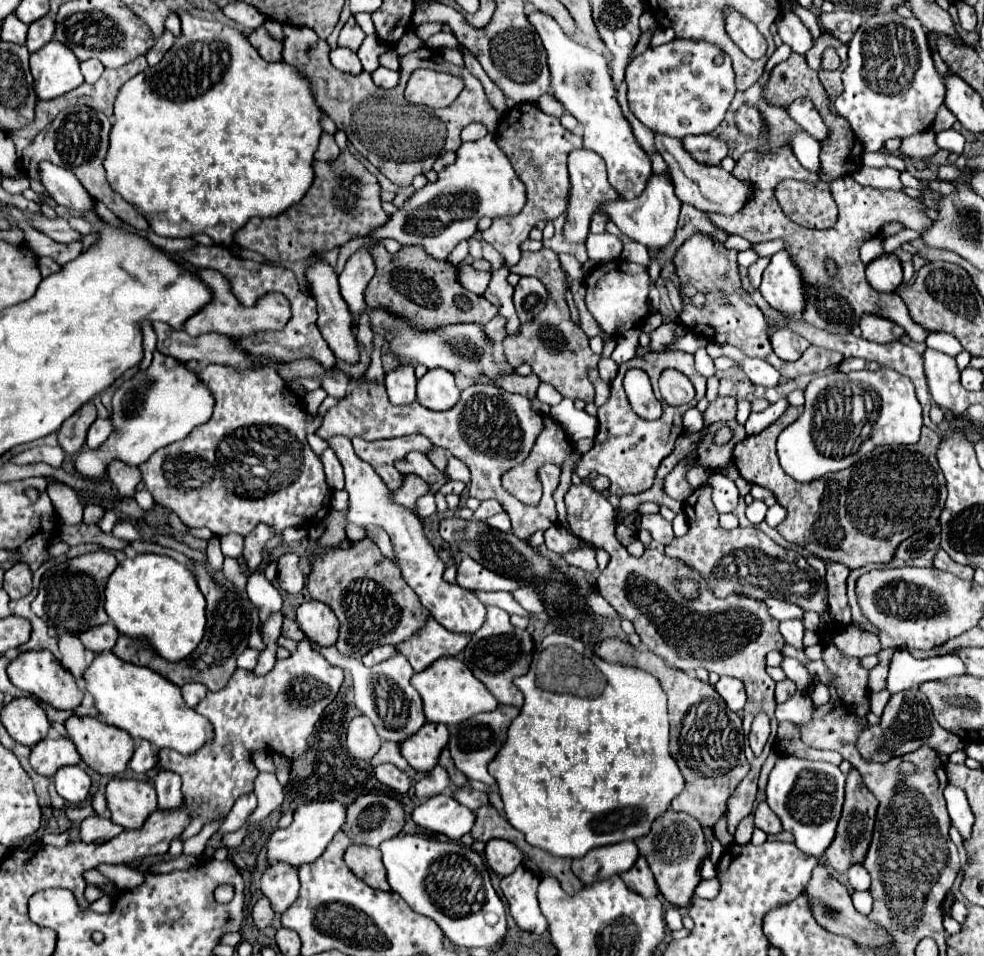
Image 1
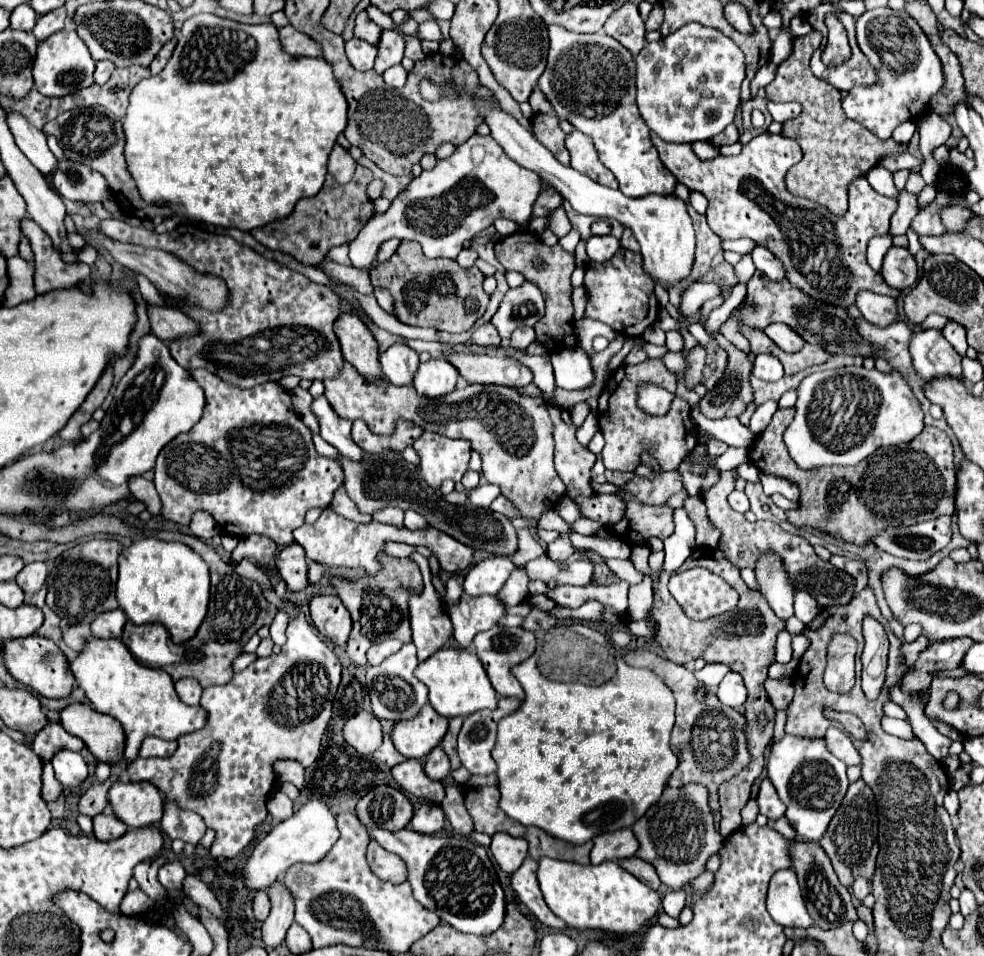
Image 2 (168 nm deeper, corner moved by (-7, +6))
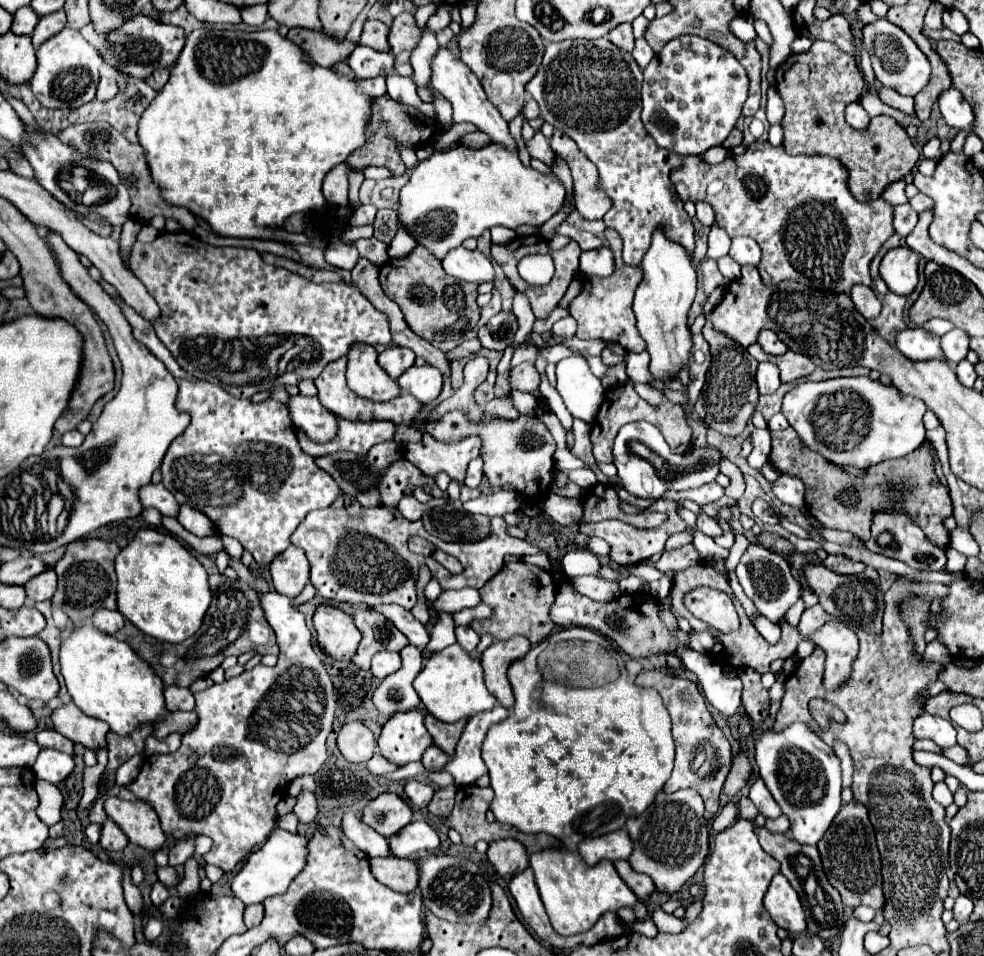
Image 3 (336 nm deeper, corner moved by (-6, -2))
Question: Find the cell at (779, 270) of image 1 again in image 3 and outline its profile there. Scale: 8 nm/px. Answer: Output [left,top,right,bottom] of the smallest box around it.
[729,237,761,267]

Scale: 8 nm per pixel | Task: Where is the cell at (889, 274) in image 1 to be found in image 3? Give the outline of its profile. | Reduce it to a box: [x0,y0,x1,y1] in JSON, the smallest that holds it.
[879,247,919,295]

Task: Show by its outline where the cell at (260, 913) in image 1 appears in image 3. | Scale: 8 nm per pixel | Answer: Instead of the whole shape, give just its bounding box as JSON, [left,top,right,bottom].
[245,905,263,929]

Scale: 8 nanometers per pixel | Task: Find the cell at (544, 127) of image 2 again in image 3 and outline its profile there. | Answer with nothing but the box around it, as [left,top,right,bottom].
[551,155,573,197]

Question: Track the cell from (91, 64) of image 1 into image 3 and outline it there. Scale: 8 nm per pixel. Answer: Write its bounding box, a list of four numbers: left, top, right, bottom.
[97,77,119,101]

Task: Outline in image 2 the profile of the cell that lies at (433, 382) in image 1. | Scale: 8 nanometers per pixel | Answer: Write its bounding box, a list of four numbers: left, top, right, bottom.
[412,359,456,397]

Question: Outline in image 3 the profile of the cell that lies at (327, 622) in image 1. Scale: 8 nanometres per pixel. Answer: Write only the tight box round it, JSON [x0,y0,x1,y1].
[313,605,361,661]

